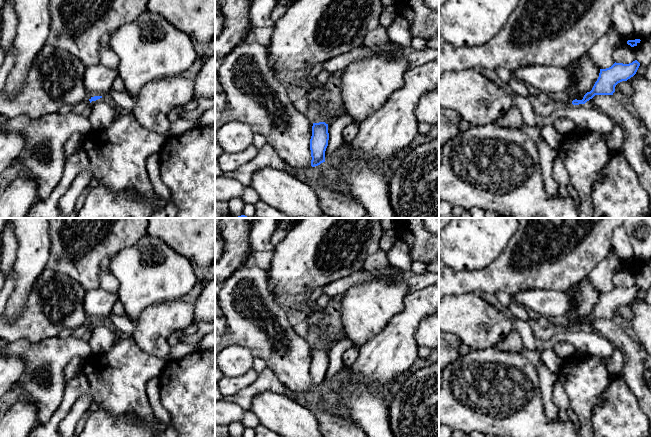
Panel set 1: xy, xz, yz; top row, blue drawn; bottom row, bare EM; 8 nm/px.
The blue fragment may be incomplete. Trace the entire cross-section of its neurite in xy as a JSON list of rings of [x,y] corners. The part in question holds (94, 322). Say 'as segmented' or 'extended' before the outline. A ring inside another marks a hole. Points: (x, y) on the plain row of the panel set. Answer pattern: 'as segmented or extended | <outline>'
extended | [[[94,320],[89,323],[92,332],[89,344],[93,354],[104,354],[111,350],[118,340],[118,332],[107,322]]]

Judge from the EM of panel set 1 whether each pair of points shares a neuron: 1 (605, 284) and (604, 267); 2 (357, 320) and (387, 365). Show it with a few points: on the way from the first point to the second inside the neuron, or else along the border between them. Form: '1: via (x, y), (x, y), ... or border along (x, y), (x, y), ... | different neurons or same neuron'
1: via (604, 280), (604, 271) | same neuron
2: border along (387, 323), (358, 349) | different neurons

